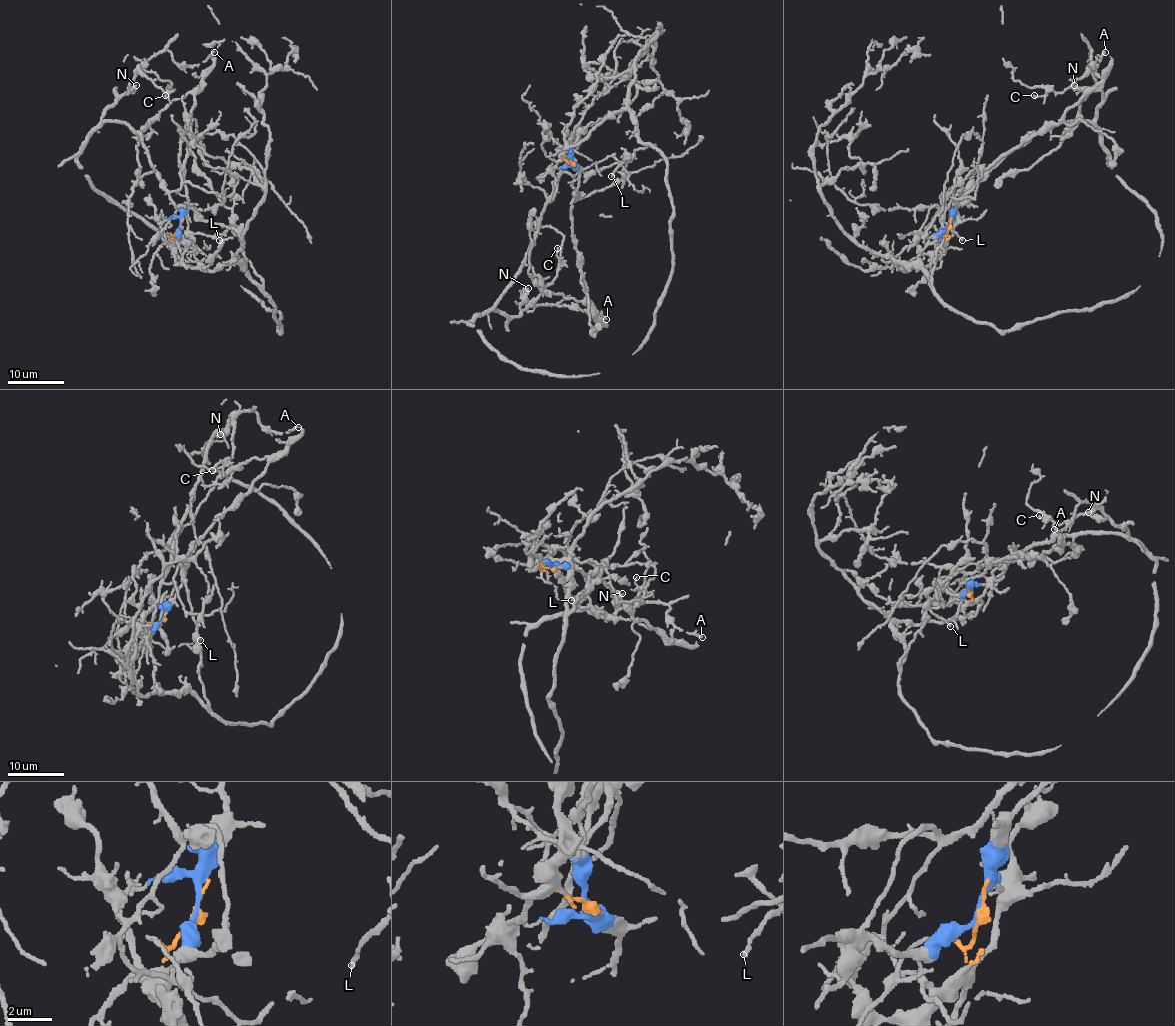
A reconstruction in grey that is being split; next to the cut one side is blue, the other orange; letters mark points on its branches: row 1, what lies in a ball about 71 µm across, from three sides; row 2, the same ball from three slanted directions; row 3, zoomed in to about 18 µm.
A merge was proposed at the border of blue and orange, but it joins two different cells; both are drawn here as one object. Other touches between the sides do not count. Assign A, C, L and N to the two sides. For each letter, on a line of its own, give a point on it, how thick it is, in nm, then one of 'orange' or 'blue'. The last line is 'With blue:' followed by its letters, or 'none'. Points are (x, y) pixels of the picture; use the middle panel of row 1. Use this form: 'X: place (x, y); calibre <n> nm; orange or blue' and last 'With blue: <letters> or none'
A: place (606, 319); calibre 240 nm; orange
C: place (557, 248); calibre 130 nm; orange
L: place (611, 176); calibre 190 nm; orange
N: place (528, 288); calibre 110 nm; orange
With blue: none

